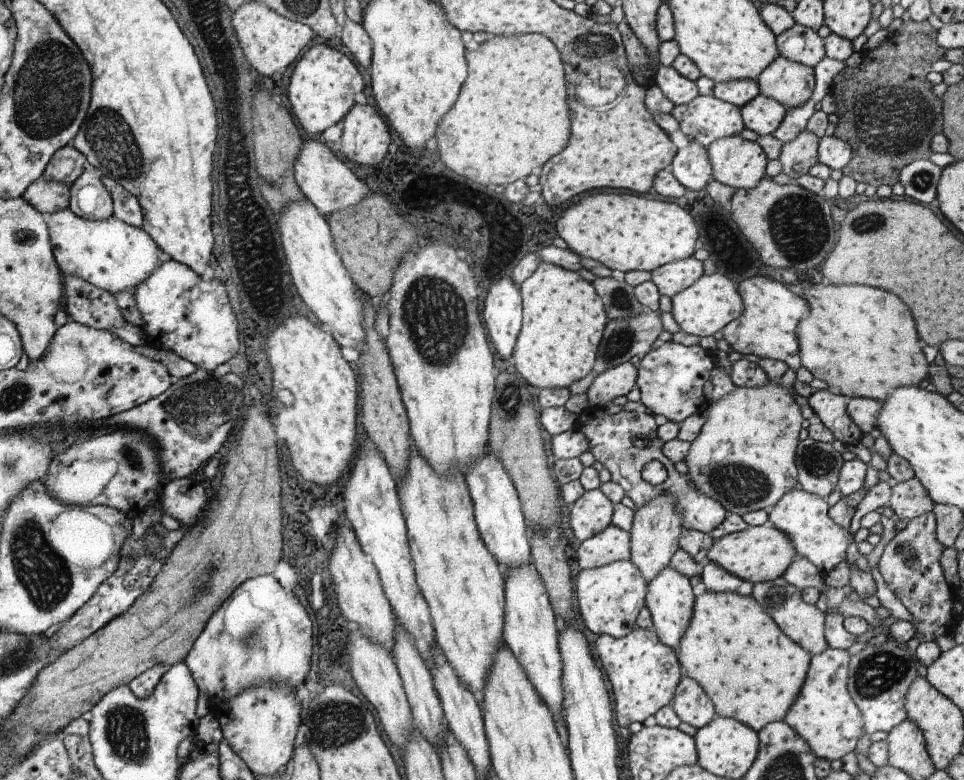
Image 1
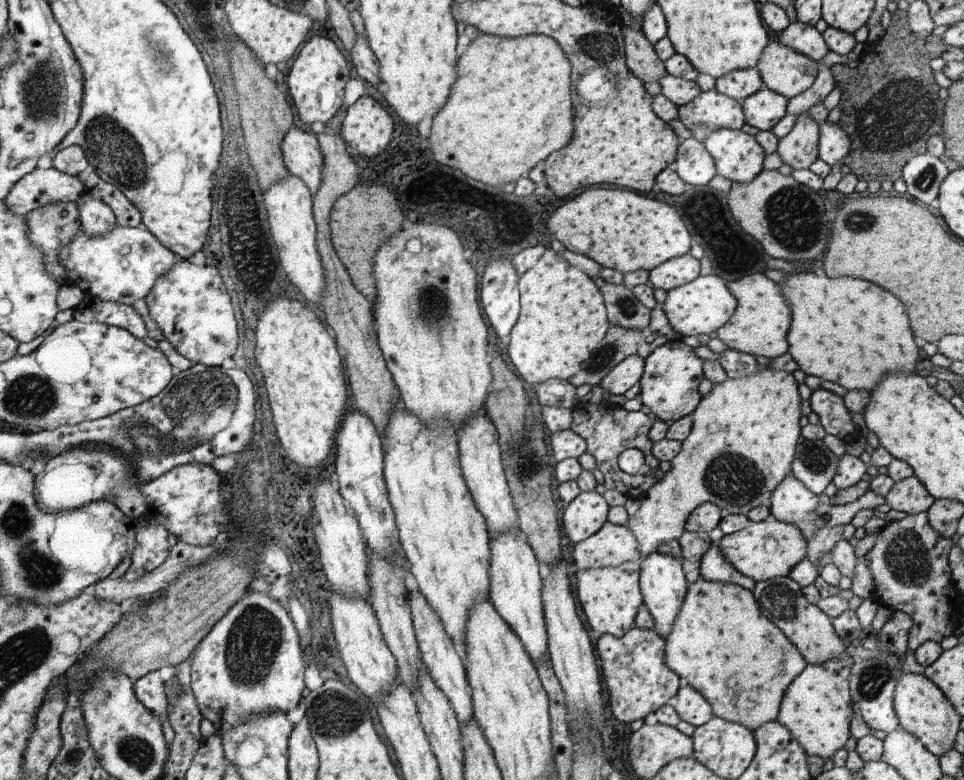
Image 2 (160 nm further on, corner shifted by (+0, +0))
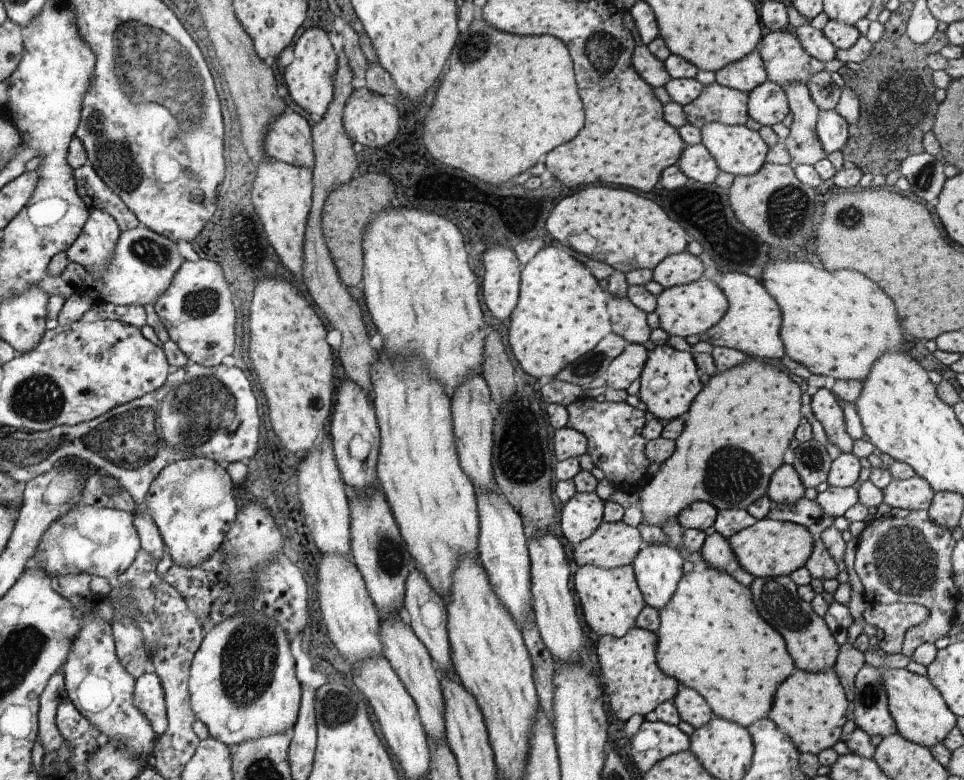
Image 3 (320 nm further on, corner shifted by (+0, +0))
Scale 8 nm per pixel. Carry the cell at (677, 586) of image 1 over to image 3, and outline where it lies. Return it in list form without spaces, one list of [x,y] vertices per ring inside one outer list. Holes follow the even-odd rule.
[[[643,544],[632,566],[647,605],[659,611],[672,598],[684,562],[680,550],[671,544]]]

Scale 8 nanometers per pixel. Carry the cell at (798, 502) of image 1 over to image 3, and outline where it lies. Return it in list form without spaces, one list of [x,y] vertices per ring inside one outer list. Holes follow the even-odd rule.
[[[784,463],[771,476],[767,495],[776,504],[794,504],[804,497],[805,486],[791,464]]]

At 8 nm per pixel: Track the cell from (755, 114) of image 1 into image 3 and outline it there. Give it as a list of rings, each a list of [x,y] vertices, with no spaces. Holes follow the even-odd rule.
[[[770,79],[751,90],[748,95],[749,116],[764,126],[780,124],[791,111],[784,89]]]

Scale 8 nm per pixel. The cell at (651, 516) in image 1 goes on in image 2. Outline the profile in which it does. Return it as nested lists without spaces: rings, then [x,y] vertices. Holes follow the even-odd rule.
[[[769,366],[738,380],[728,377],[714,384],[710,392],[701,397],[700,404],[691,414],[691,431],[681,442],[680,452],[670,461],[670,470],[646,491],[639,510],[629,517],[627,525],[638,541],[639,562],[657,551],[661,544],[678,540],[686,530],[690,513],[702,503],[712,503],[730,514],[743,515],[757,506],[770,506],[772,491],[791,474],[796,445],[801,437],[798,385],[792,373]]]

